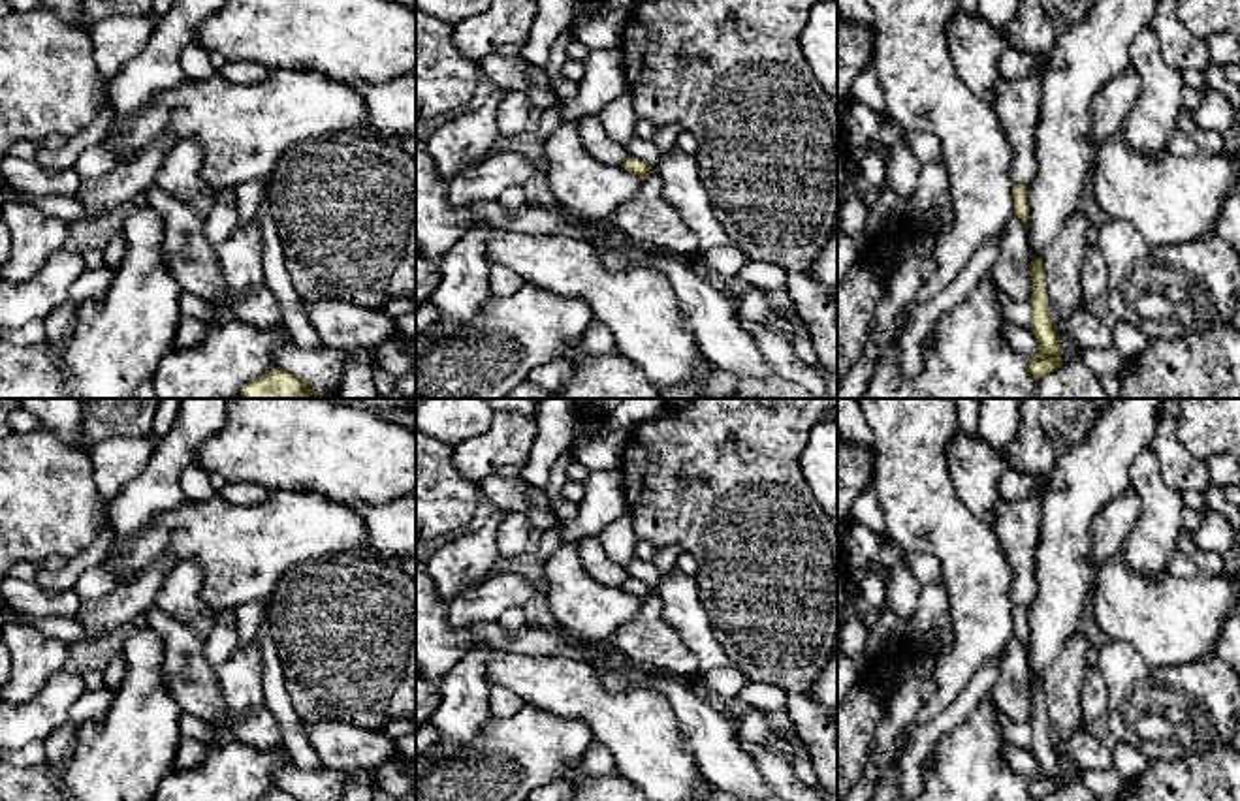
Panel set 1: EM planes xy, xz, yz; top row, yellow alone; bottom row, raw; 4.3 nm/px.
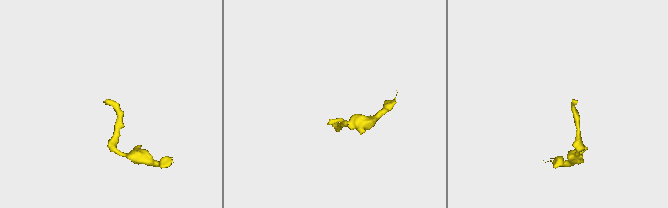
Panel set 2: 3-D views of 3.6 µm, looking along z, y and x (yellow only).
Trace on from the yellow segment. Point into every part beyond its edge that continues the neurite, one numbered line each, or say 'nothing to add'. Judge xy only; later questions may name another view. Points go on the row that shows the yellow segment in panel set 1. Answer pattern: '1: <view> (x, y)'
nothing to add

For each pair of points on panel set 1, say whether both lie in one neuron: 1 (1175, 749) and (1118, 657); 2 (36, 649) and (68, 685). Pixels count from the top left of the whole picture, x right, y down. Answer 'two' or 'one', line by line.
1: one
2: two

